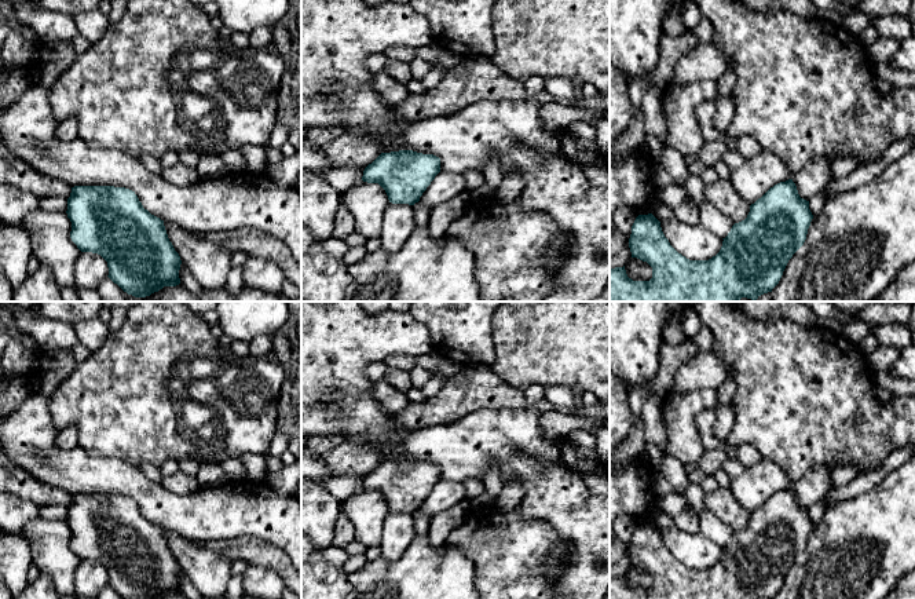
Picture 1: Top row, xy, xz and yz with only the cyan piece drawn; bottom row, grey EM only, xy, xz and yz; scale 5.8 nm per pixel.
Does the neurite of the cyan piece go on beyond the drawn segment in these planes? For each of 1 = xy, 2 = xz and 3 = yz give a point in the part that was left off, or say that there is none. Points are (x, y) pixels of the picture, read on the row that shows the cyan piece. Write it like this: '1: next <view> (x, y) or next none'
1: next none
2: next none
3: next none

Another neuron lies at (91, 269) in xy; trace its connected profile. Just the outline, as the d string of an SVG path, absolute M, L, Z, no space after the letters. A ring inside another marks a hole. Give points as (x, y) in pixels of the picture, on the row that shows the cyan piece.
M81 252L74 266L74 285L96 289L109 275L107 262L98 253Z

